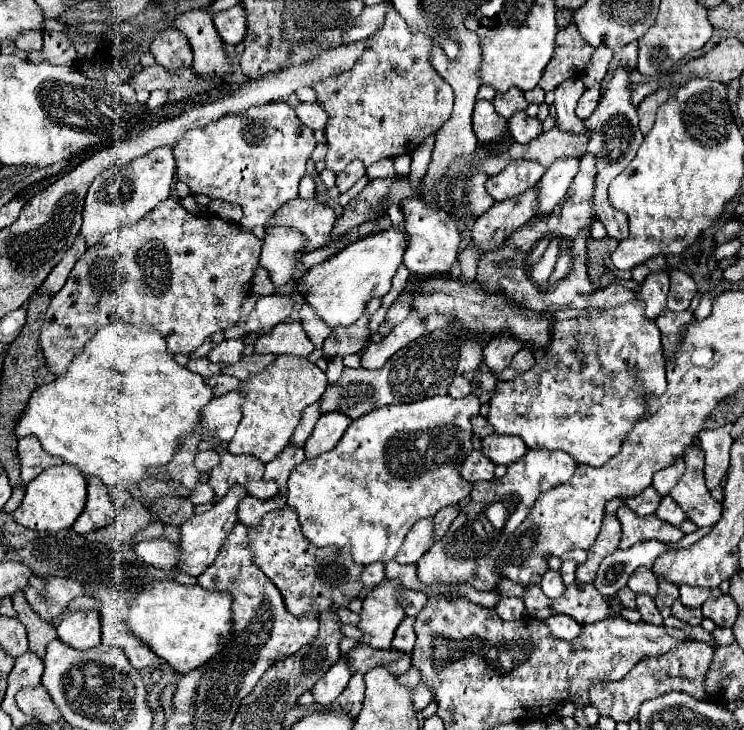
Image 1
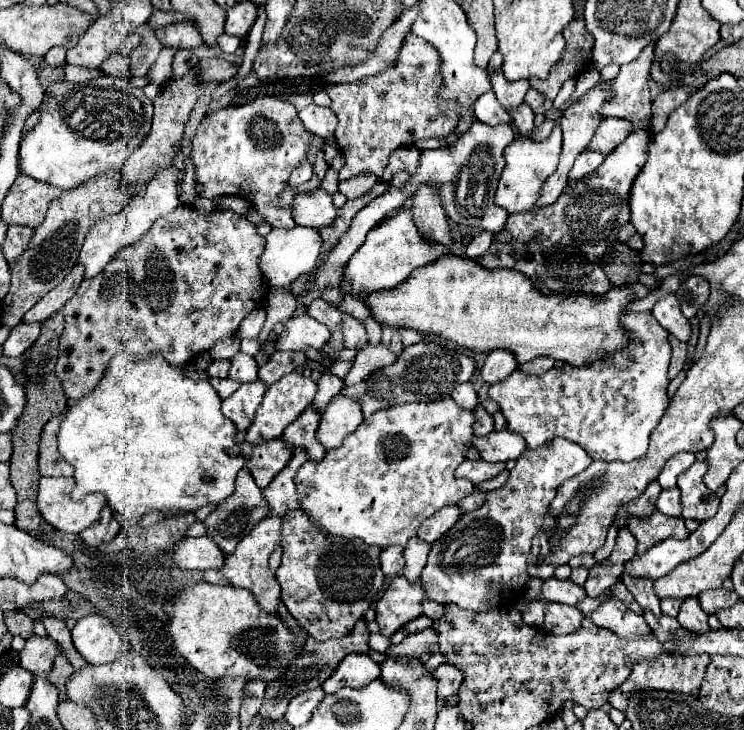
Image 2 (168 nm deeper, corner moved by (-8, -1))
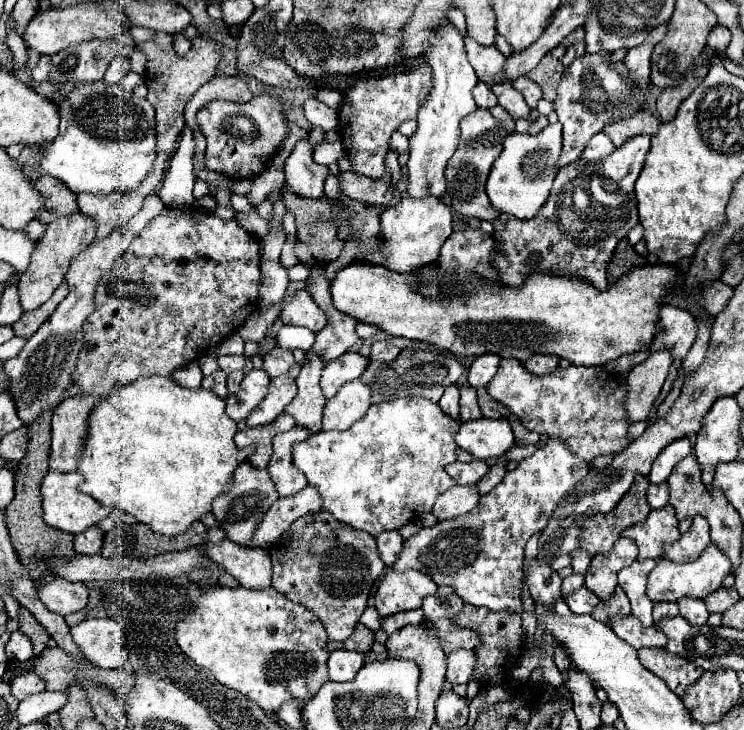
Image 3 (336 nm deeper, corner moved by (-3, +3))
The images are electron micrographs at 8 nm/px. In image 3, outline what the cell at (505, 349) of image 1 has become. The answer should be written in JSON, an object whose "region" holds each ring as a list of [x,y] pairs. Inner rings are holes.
{"region":[[[482,354],[482,356],[478,356],[472,362],[472,366],[468,368],[468,382],[470,382],[470,386],[474,386],[474,388],[488,386],[490,380],[494,378],[496,370],[498,370],[498,362],[500,362],[500,356],[496,356],[496,354]]]}

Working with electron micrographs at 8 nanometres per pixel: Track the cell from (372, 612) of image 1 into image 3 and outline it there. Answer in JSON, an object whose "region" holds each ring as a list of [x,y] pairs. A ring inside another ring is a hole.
{"region":[[[390,570],[378,586],[376,608],[382,618],[402,610],[414,610],[420,608],[422,600],[428,594],[434,594],[436,588],[436,582],[428,574],[416,570]]]}

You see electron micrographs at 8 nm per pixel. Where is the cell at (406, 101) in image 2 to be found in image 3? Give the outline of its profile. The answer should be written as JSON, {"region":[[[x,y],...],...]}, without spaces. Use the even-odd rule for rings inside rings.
{"region":[[[418,60],[414,74],[396,74],[384,78],[362,80],[354,88],[350,88],[342,100],[338,112],[338,130],[342,136],[342,144],[352,160],[354,172],[364,176],[382,178],[390,184],[388,172],[384,172],[384,156],[388,150],[390,136],[398,130],[404,120],[414,120],[424,96],[428,96],[428,88],[432,88],[432,70],[426,62]]]}

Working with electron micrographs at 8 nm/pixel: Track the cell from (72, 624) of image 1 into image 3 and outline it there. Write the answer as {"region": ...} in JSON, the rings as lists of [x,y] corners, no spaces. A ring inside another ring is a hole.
{"region":[[[86,618],[70,628],[80,652],[100,668],[122,668],[128,660],[122,626],[114,618]]]}

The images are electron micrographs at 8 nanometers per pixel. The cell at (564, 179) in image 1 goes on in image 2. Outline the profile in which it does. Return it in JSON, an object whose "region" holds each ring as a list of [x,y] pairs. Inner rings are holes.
{"region":[[[589,150],[581,152],[581,156],[577,156],[577,160],[575,160],[575,164],[573,164],[571,172],[569,172],[569,182],[593,174],[599,168],[601,162],[603,162],[603,154],[589,152]]]}

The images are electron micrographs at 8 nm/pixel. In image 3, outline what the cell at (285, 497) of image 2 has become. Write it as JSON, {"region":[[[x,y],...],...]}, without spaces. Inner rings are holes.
{"region":[[[296,426],[288,432],[274,436],[274,454],[268,464],[268,472],[280,496],[290,496],[294,492],[300,492],[308,484],[306,476],[300,474],[300,470],[292,464],[292,444],[298,440],[306,440],[310,436],[312,432]]]}

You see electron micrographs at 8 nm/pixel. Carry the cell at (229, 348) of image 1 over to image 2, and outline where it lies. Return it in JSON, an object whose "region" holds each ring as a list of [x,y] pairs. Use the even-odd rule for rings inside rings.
{"region":[[[237,352],[231,358],[231,368],[229,368],[229,376],[247,384],[247,382],[255,382],[257,380],[257,362],[253,356]]]}

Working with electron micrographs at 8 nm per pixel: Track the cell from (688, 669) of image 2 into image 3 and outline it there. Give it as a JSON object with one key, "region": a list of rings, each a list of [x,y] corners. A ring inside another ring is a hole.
{"region":[[[642,648],[638,650],[638,658],[650,672],[660,676],[668,684],[668,688],[678,696],[682,696],[684,690],[694,684],[704,672],[694,662],[678,654],[666,652],[664,648]]]}

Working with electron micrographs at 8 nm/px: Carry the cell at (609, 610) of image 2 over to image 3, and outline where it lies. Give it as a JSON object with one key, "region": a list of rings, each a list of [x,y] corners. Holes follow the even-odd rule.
{"region":[[[634,616],[614,620],[612,630],[618,638],[626,640],[636,650],[640,650],[640,648],[660,648],[660,646],[664,648],[666,640],[668,640],[660,630],[656,630],[656,626],[642,628],[642,624],[636,622]]]}

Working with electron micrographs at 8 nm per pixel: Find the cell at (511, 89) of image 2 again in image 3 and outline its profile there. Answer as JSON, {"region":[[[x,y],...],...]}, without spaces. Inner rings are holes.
{"region":[[[466,36],[464,48],[468,52],[468,60],[470,60],[472,68],[476,70],[476,74],[482,82],[492,86],[492,84],[504,80],[502,70],[504,70],[506,58],[502,56],[502,52],[494,44],[482,46],[482,44],[476,44],[476,40],[472,40],[470,36]]]}

